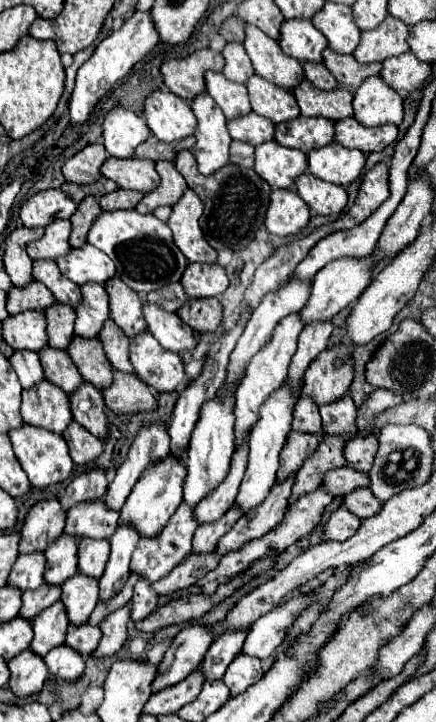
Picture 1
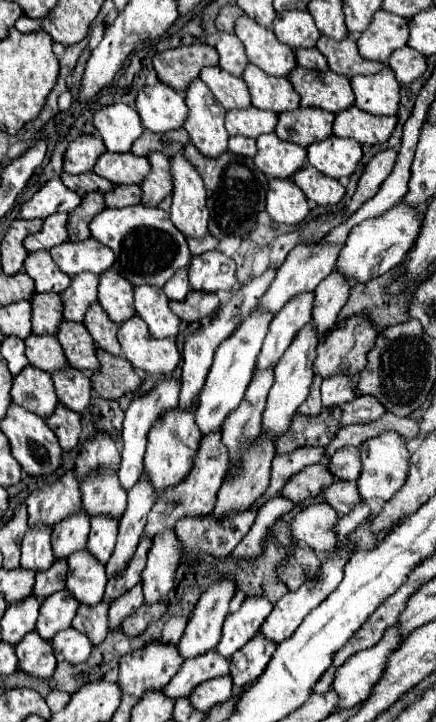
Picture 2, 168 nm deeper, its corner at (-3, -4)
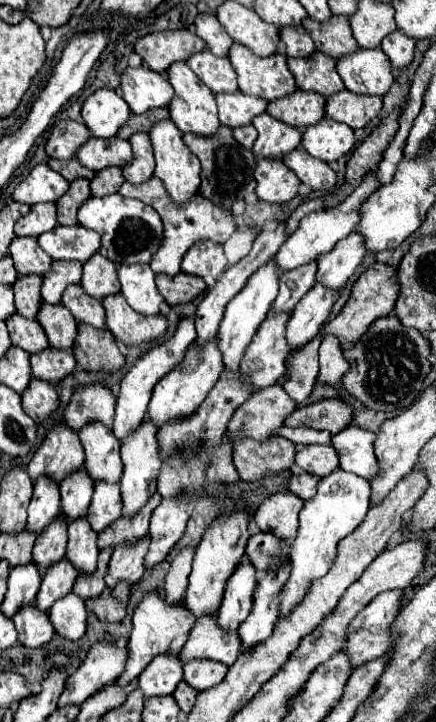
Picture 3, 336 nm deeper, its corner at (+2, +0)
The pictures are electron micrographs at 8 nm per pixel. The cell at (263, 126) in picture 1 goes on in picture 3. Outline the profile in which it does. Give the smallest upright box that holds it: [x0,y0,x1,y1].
[217,92,267,128]

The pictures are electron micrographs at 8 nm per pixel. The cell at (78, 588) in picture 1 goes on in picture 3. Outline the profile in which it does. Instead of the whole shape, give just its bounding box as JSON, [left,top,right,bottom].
[65,518,97,576]

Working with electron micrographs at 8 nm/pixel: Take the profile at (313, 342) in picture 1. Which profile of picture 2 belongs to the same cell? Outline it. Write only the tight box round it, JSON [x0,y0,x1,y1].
[312,270,350,336]

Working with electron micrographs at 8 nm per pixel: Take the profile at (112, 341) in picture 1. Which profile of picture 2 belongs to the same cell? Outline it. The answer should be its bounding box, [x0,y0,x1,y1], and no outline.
[84,302,120,356]

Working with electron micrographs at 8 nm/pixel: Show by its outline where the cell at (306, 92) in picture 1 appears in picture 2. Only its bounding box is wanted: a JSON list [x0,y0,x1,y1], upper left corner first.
[290,66,354,114]

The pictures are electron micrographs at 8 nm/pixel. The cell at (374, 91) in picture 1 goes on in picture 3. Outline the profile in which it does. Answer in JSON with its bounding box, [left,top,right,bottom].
[337,48,393,96]

